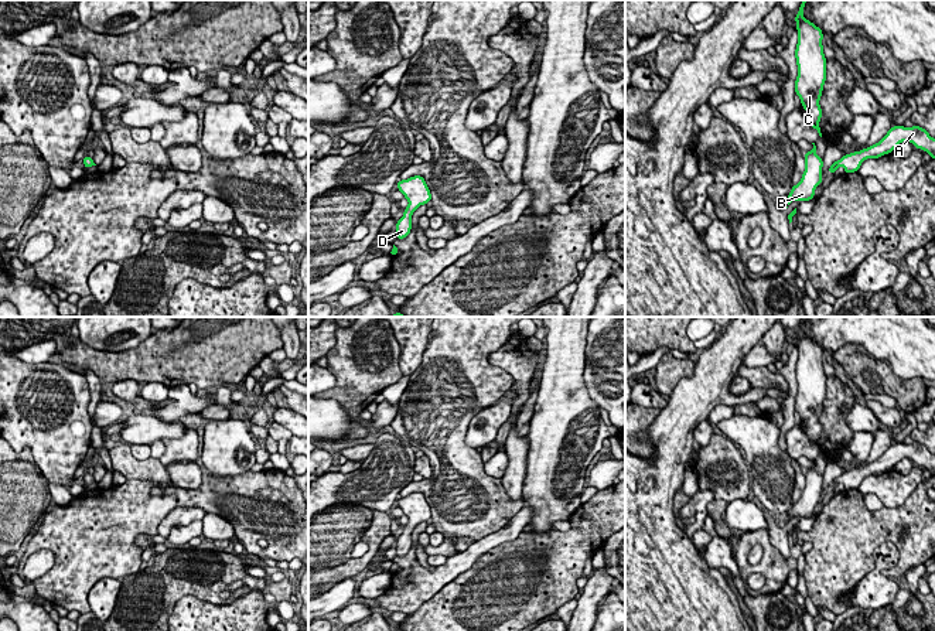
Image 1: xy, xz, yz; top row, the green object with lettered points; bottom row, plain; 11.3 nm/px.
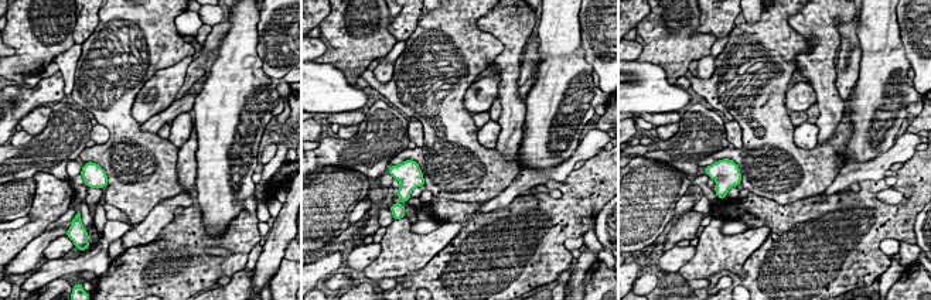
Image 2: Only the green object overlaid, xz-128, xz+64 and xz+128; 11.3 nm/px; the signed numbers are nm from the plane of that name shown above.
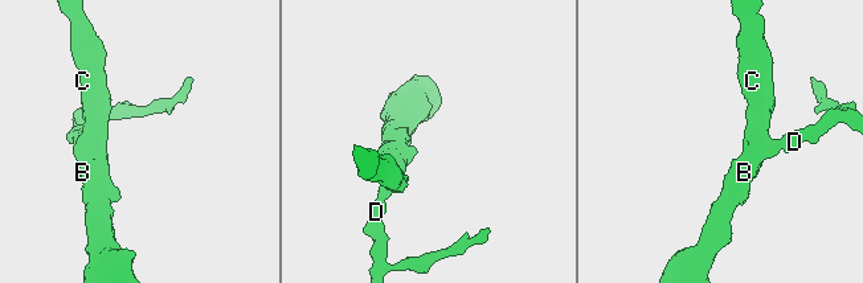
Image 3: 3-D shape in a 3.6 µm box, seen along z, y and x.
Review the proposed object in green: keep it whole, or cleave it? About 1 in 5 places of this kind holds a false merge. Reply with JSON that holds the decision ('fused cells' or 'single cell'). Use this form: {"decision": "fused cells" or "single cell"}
{"decision": "single cell"}

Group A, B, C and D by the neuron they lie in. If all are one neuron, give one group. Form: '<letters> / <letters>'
A B C D

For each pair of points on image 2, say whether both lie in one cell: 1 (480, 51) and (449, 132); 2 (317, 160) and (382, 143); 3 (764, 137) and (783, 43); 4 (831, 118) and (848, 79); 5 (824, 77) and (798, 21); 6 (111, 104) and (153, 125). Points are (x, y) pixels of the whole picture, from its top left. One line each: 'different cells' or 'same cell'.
1: same cell
2: same cell
3: same cell
4: different cells
5: same cell
6: different cells

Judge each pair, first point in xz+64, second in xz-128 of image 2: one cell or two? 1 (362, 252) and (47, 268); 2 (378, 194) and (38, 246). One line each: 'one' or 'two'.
1: two
2: two

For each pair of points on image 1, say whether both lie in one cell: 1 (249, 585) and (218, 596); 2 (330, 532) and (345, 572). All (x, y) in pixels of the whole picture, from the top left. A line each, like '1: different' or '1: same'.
1: same
2: different

